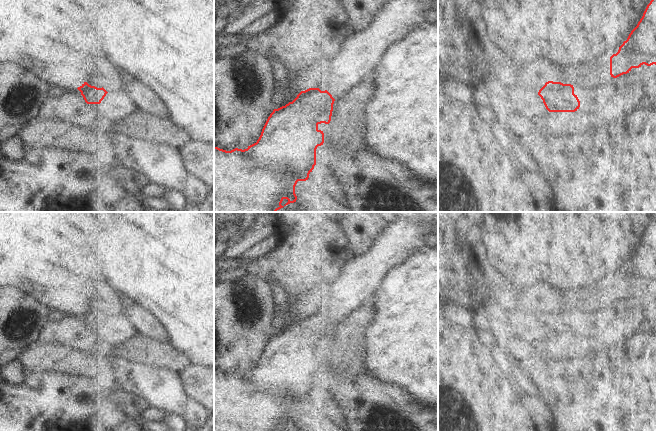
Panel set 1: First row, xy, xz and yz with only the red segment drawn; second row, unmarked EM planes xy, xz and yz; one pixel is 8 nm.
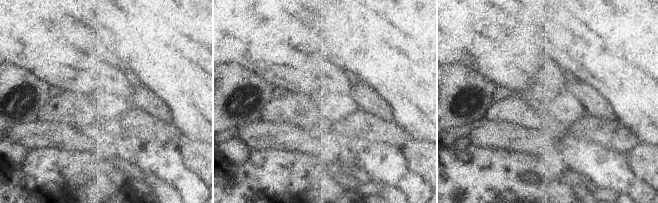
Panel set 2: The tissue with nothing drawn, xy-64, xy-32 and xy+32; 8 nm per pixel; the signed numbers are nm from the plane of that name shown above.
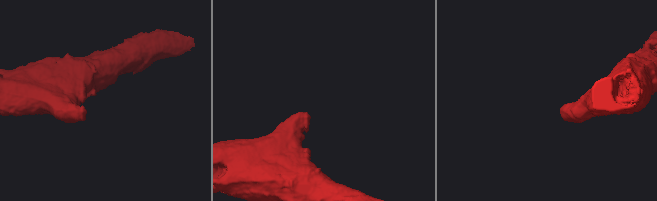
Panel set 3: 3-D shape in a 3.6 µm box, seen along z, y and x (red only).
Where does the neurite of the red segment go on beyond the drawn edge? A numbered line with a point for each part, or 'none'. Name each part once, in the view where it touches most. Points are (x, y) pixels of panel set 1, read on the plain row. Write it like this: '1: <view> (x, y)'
1: xy (100, 297)

